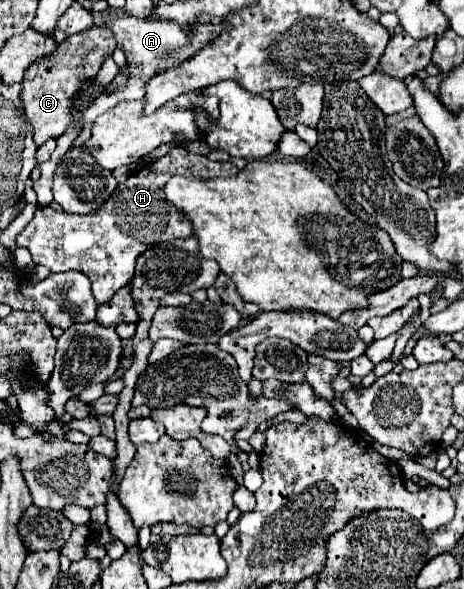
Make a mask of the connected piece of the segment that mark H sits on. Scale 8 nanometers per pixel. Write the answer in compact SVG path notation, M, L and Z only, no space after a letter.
M184 147L170 149L164 157L140 167L130 173L126 183L118 185L114 197L110 197L98 211L86 215L70 215L40 207L28 227L16 237L16 243L28 247L36 265L44 265L50 271L74 269L84 273L92 281L92 293L98 303L110 301L110 297L134 275L134 263L140 253L150 245L192 235L190 221L164 197L164 185L172 175L210 179L210 177L232 177L238 169L226 161L210 161L204 155L186 151Z

